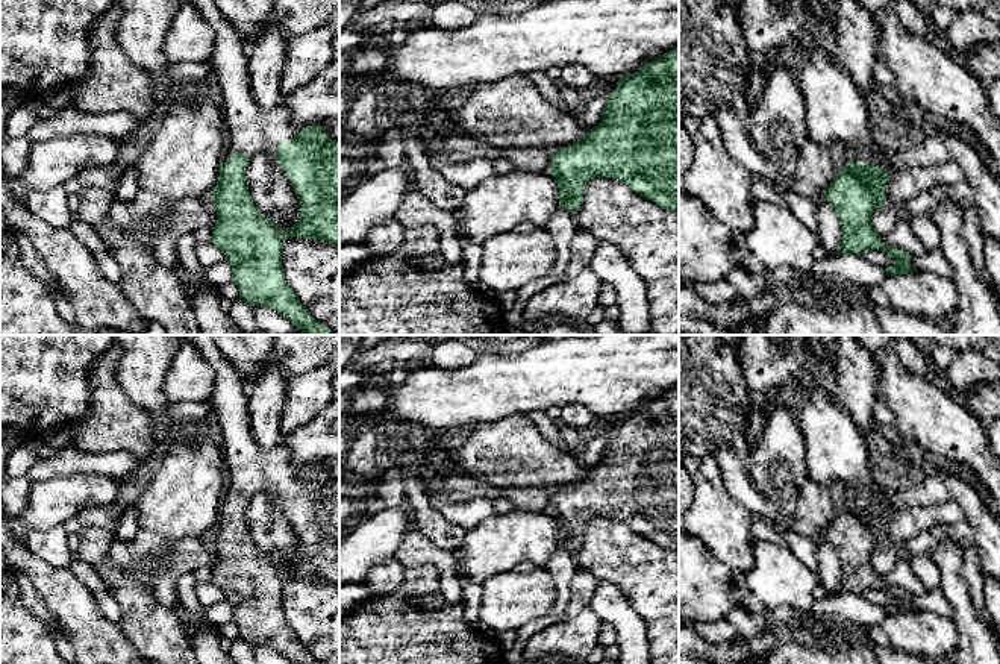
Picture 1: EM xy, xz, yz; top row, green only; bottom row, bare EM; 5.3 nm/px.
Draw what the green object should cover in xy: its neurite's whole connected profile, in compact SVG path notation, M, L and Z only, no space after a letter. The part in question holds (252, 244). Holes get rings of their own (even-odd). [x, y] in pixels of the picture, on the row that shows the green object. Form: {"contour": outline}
{"contour": "M215 0L182 2L194 6L215 33L214 50L206 61L212 65L221 88L226 120L227 143L220 164L220 177L211 196L217 211L217 224L211 227L211 243L232 265L232 282L245 303L268 306L280 312L302 330L302 335L336 335L317 321L286 285L282 258L285 236L315 238L339 249L339 120L297 126L283 103L273 109L262 109L255 102L250 85L247 56L250 42L221 14ZM265 150L277 155L277 164L291 180L298 199L300 221L282 232L255 206L245 182L248 162Z"}

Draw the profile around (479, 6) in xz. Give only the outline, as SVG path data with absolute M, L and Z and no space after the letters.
M459 0L476 14L518 14L550 0Z

